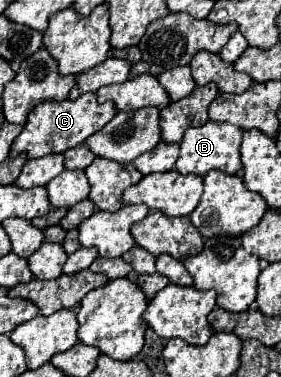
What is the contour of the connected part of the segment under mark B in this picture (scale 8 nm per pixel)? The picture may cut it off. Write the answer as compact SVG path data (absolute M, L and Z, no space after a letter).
M208 121L202 127L190 127L184 133L184 139L180 143L180 157L176 161L176 169L182 175L196 173L196 175L206 175L212 169L220 169L224 173L236 173L242 169L240 163L240 143L242 143L242 133L244 129L230 125L230 123L216 123Z

